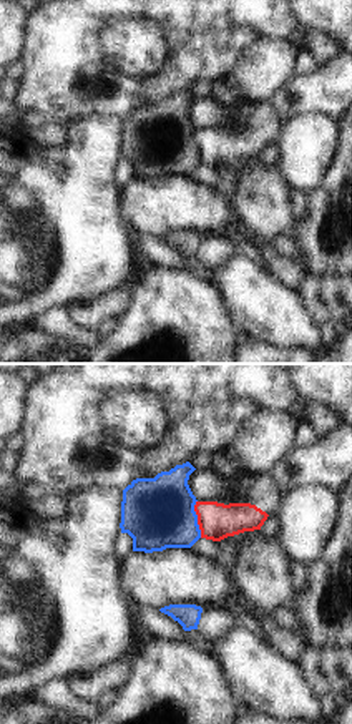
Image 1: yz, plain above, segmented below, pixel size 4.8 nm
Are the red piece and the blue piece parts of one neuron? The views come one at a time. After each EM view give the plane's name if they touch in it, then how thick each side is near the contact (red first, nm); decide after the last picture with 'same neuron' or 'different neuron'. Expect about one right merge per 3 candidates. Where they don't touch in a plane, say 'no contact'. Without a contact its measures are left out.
meets red in yz; 180 nm thick on the red side, 340 nm on the other

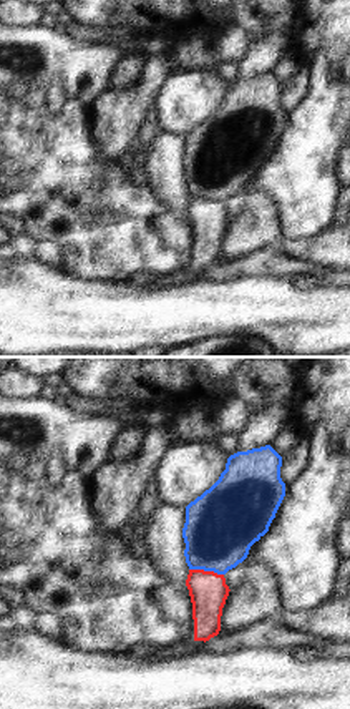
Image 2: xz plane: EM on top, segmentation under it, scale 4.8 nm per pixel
meets red in xz; 190 nm thick on the red side, 360 nm on the other

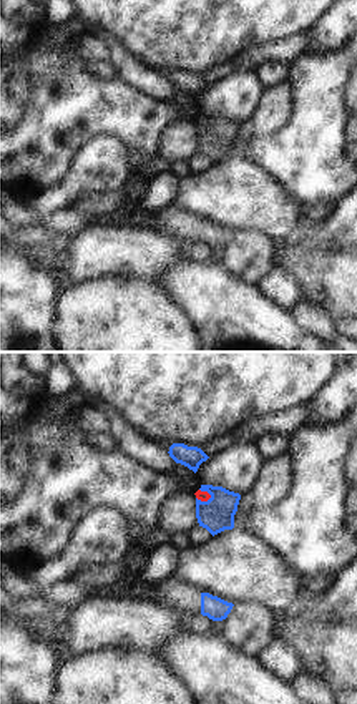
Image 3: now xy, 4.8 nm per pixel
meets red in xy; 50 nm thick on the red side, 160 nm on the other

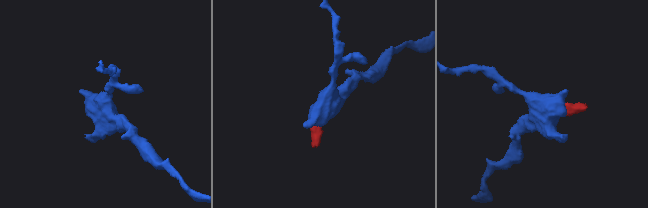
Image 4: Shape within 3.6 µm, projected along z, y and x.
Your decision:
different neuron

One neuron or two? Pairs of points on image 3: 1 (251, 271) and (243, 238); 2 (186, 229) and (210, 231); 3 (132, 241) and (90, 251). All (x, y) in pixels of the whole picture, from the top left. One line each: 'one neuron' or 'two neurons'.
1: one neuron
2: one neuron
3: one neuron

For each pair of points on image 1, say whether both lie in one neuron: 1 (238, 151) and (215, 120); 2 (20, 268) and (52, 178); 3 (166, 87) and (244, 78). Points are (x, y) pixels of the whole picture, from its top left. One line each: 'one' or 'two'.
1: two
2: one
3: two

